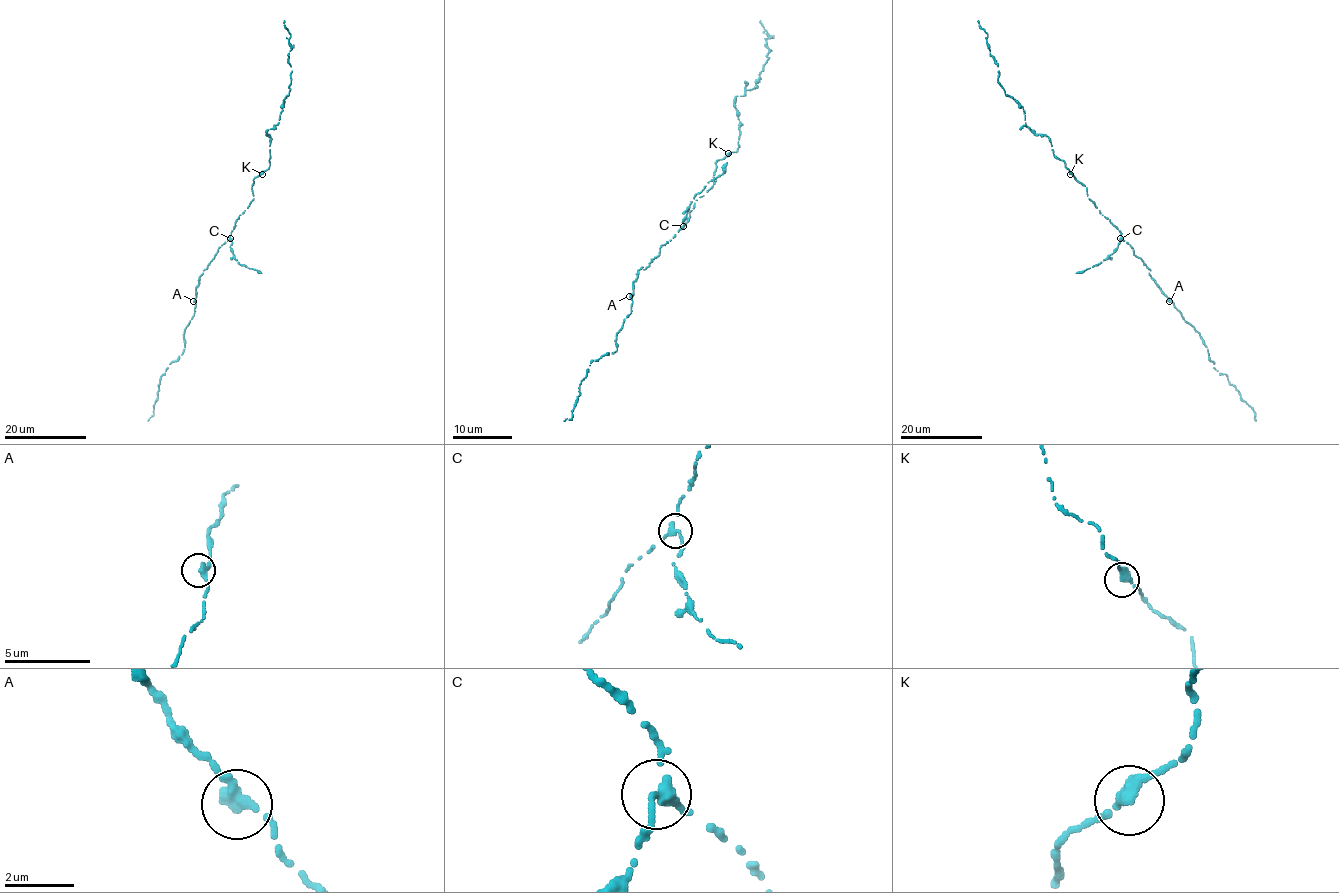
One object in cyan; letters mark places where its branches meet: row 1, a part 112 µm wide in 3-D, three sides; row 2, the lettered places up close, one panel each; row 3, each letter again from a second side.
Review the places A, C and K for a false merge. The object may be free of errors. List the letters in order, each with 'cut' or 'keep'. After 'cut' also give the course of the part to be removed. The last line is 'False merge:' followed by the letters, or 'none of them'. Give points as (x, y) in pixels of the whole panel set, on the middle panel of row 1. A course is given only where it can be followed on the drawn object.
A: keep
C: cut; foreign part runs (682, 225), (685, 225), (682, 221), (690, 203), (707, 182), (723, 172), (726, 162)
K: keep
False merge: C

